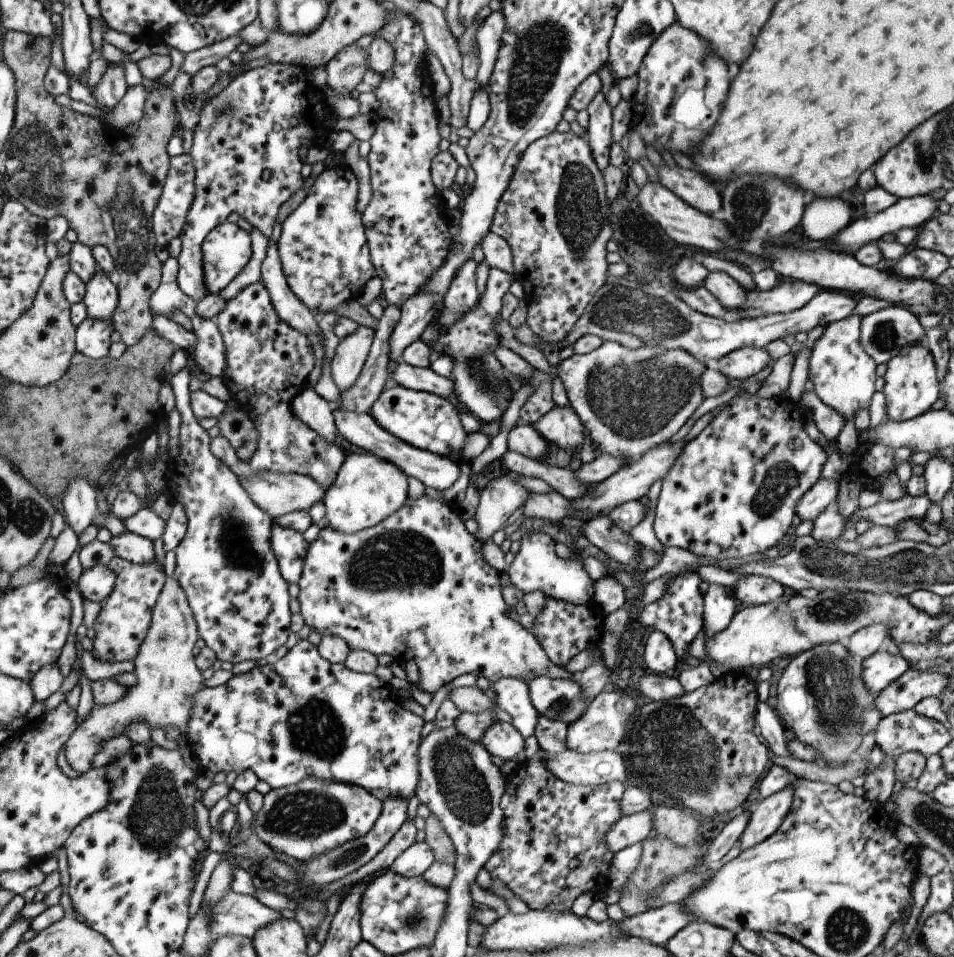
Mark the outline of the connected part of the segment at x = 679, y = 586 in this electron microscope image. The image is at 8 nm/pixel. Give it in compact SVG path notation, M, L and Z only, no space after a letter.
M696 571L681 573L676 576L669 586L669 590L661 595L655 602L641 608L636 618L636 622L643 626L647 631L659 631L673 647L678 663L682 662L683 654L687 652L691 640L697 636L697 632L701 630L703 623L702 602L703 594L698 590L697 585L701 582Z

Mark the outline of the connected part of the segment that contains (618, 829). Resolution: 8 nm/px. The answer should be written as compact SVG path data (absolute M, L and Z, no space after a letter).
M647 808L617 819L606 832L604 841L608 849L615 854L628 846L640 843L649 834L651 828L650 811Z

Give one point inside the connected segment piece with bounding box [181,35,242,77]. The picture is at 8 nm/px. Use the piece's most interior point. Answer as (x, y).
(194, 62)

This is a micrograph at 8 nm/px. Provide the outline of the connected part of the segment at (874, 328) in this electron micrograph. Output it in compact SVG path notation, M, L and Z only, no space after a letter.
M895 305L862 316L859 334L859 344L876 365L885 364L905 345L925 341L925 331L917 317Z

